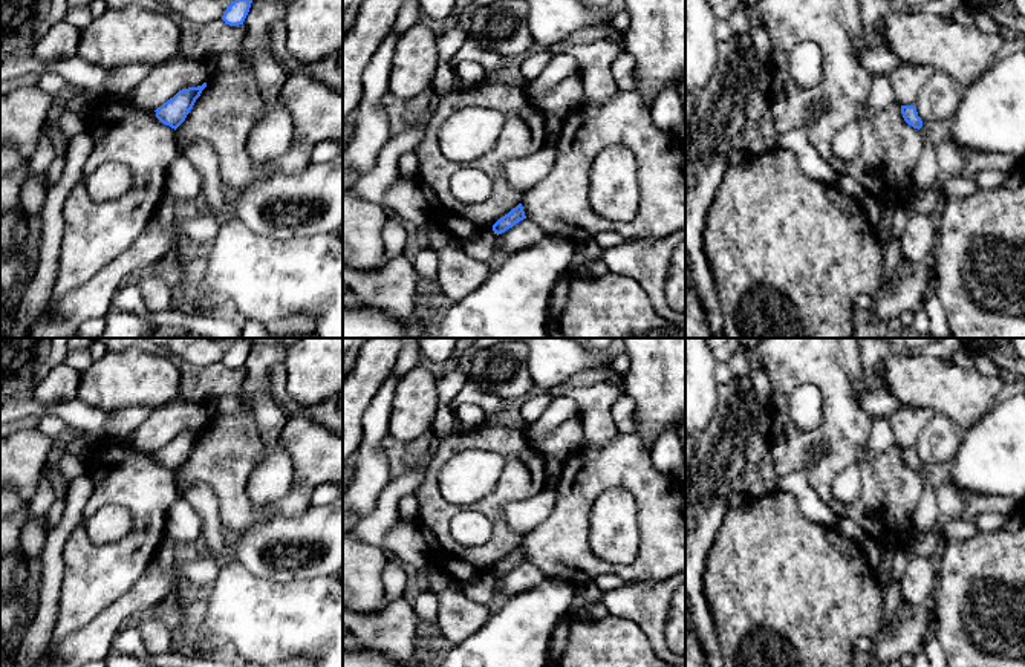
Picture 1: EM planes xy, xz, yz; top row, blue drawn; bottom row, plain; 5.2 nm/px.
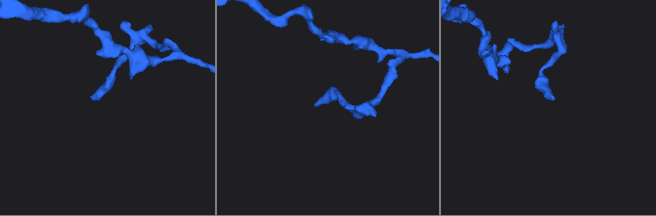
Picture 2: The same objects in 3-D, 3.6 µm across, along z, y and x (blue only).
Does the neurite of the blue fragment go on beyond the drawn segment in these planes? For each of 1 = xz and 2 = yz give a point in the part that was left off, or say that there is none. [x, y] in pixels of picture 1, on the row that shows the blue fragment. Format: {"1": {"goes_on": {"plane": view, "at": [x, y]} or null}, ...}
{"1": {"goes_on": null}, "2": {"goes_on": null}}

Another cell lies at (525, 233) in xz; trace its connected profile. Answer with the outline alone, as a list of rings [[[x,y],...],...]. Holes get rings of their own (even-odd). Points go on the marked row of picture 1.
[[[523,219],[516,223],[512,228],[497,236],[497,240],[502,242],[503,249],[509,254],[519,251],[523,246],[537,243],[546,236],[546,233],[529,219]]]

